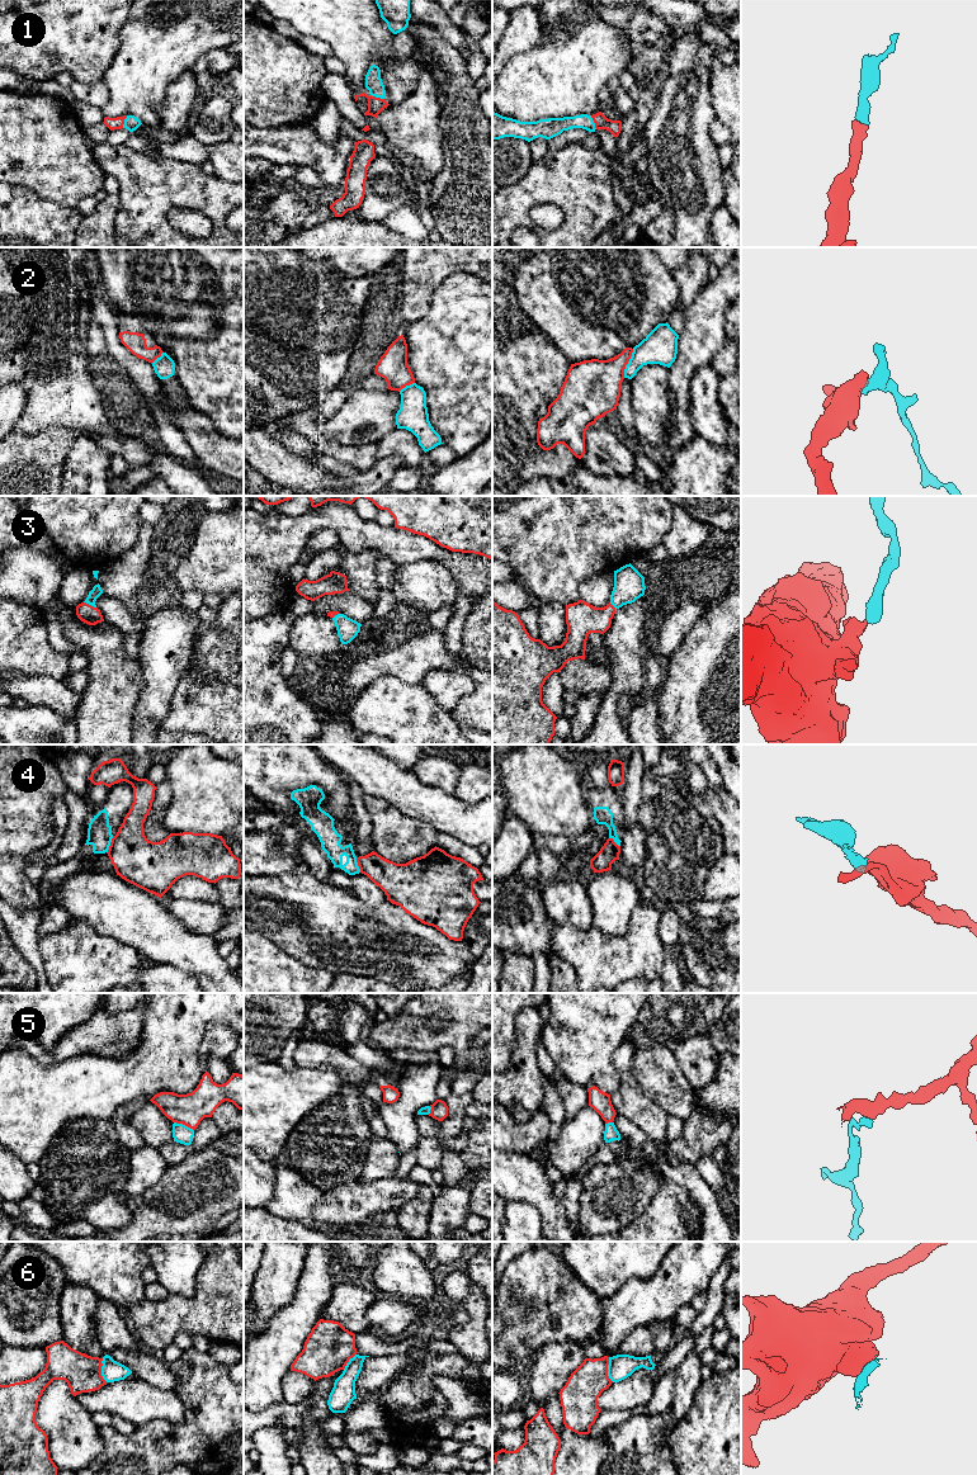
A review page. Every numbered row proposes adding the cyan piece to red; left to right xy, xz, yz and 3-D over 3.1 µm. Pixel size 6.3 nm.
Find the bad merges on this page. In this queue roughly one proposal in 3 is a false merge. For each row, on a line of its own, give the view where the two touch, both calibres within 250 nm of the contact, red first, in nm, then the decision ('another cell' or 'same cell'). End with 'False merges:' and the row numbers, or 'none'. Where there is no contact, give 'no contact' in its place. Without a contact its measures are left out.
1: meets red in xz; 100 nm thick on the red side, 110 nm on the other; same cell
2: meets red in yz; 320 nm thick on the red side, 220 nm on the other; another cell
3: meets red in xy; 120 nm thick on the red side, 70 nm on the other; same cell
4: meets red in xy; 300 nm thick on the red side, 160 nm on the other; another cell
5: meets red in xy; 200 nm thick on the red side, 120 nm on the other; another cell
6: meets red in yz; 240 nm thick on the red side, 160 nm on the other; another cell
False merges: 2, 4, 5, 6

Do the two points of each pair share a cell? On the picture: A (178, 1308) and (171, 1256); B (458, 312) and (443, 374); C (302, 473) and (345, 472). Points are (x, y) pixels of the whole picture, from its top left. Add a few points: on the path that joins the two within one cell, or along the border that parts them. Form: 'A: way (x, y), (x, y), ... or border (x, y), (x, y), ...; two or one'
A: border (197, 1272), (194, 1291), (190, 1296), (169, 1294); two
B: way (458, 327), (458, 359); one
C: border (301, 457), (325, 469), (339, 482); two

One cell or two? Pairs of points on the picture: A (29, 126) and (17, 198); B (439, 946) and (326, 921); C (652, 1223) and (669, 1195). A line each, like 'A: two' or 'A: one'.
A: two
B: one
C: one

